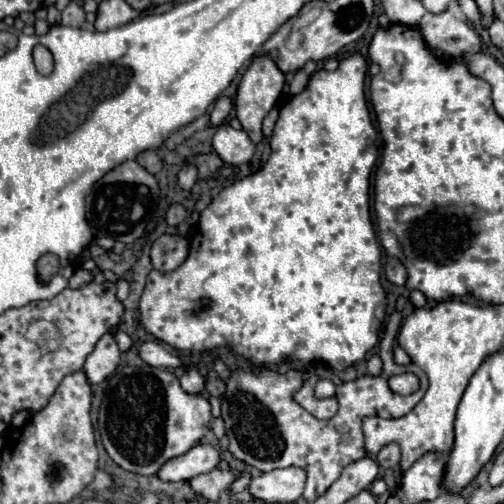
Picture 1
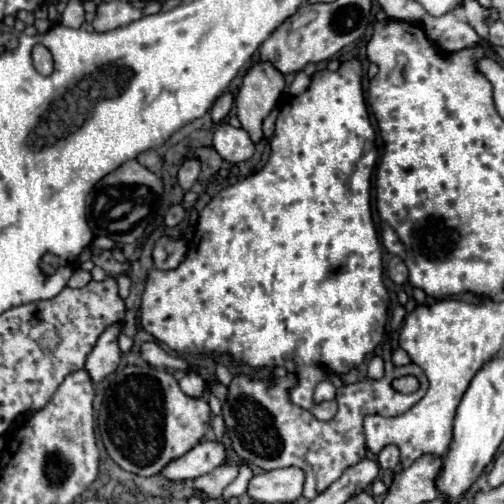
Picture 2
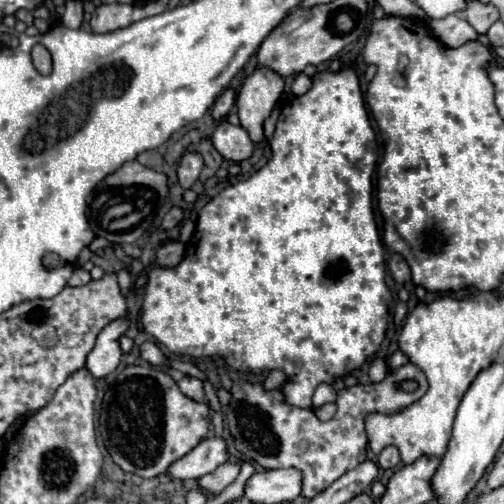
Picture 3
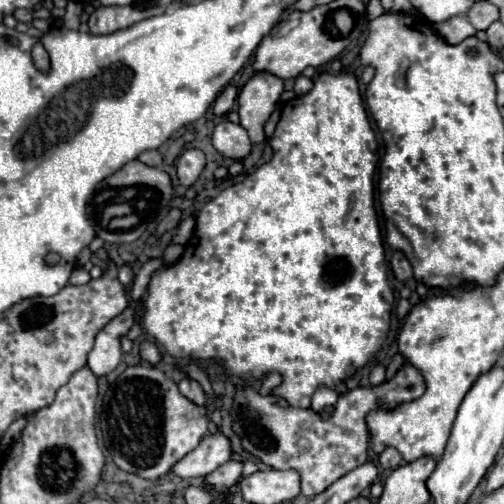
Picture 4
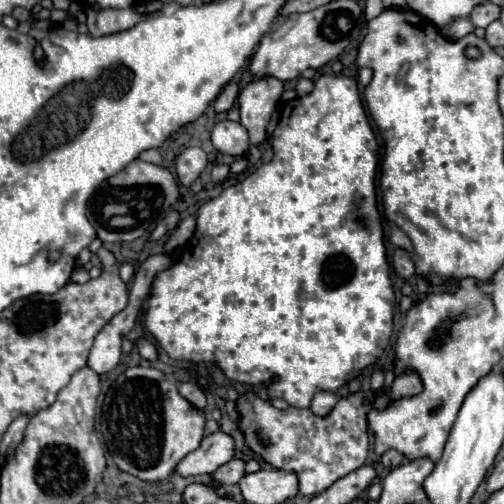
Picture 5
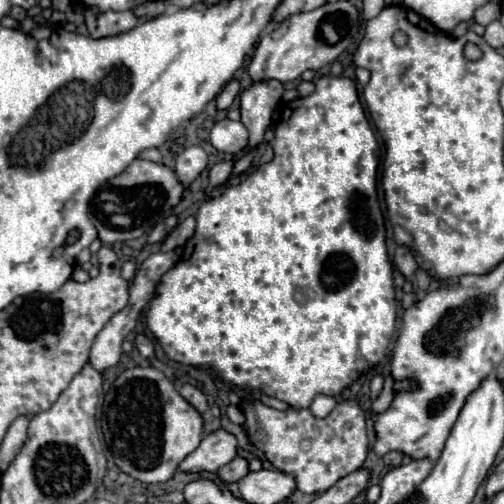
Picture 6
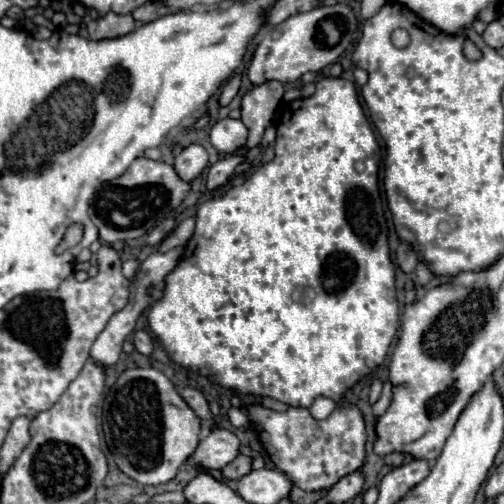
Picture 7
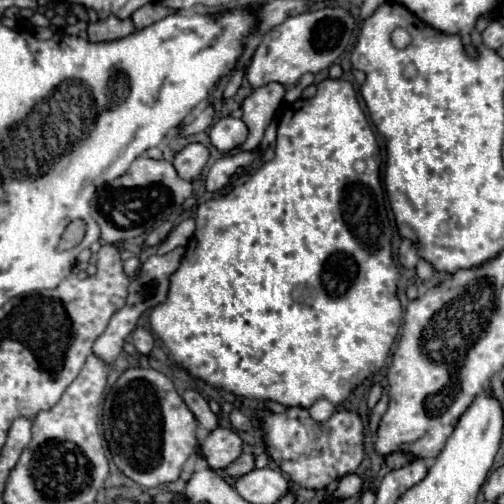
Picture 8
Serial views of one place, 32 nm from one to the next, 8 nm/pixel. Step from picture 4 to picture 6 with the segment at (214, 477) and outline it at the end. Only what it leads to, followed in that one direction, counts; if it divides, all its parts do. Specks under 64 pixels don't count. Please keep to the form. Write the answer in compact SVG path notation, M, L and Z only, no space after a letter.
M234 458L232 462L228 462L224 468L218 470L218 476L222 478L224 484L232 484L238 482L240 478L244 478L248 474L248 462L244 458Z

